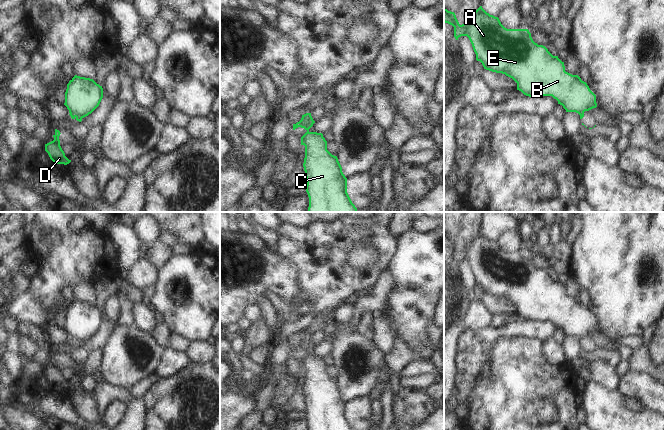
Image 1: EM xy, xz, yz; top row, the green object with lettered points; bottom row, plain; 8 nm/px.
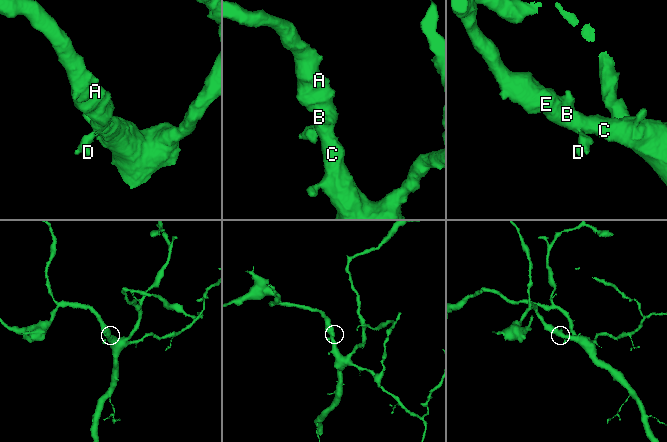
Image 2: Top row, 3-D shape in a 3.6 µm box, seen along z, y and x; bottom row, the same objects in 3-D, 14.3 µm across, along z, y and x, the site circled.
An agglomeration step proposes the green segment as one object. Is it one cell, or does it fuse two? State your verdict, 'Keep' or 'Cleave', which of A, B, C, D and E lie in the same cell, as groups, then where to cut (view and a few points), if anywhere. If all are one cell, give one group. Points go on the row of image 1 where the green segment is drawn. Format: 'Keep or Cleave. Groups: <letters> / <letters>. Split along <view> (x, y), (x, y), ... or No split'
Cleave. Groups: A B C E / D. Split along xy (70, 113), (75, 113), (81, 118)

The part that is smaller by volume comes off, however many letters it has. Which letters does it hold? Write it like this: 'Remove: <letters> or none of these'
Remove: D

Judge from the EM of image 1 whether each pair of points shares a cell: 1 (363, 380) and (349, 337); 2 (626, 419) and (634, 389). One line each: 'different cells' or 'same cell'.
1: same cell
2: different cells

